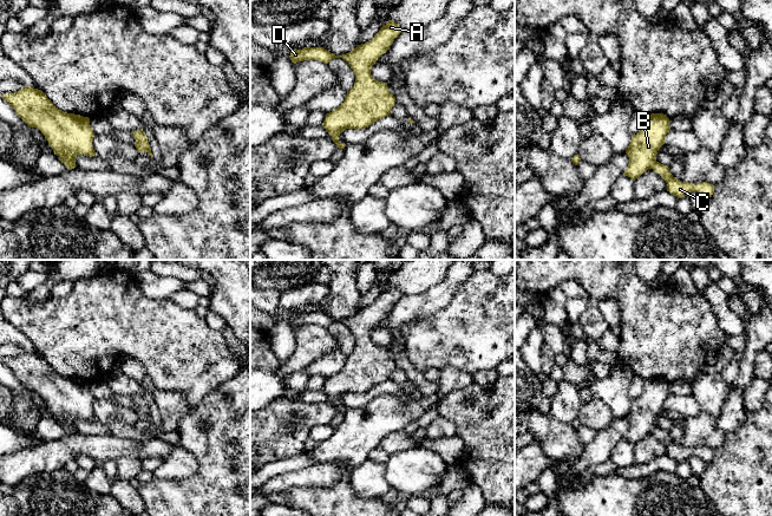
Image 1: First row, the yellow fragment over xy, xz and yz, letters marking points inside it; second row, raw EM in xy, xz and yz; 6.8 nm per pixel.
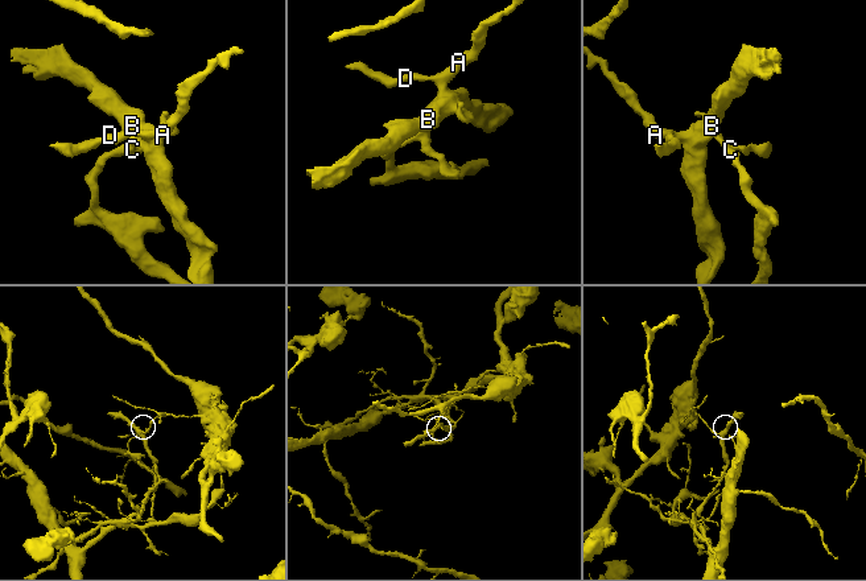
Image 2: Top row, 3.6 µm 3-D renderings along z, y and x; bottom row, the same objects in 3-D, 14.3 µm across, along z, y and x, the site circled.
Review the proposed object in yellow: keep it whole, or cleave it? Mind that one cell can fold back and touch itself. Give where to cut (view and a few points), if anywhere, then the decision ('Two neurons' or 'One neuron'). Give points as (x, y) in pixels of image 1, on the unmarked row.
Split along xz (339, 398), (332, 400). Two neurons

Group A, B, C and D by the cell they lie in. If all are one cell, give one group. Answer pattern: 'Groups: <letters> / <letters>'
Groups: A B D / C

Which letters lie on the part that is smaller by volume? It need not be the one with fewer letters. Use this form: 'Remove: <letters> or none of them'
Remove: A, B, D

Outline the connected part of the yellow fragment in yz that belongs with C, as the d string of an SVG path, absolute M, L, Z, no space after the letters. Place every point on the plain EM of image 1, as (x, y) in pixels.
M655 426L652 432L656 436L667 448L667 456L675 459L678 463L688 461L692 456L700 457L706 464L712 462L714 457L714 450L707 446L702 448L681 448L675 443L667 430Z

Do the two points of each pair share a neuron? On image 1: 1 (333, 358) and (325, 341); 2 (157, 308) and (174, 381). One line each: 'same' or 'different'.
1: different
2: same

